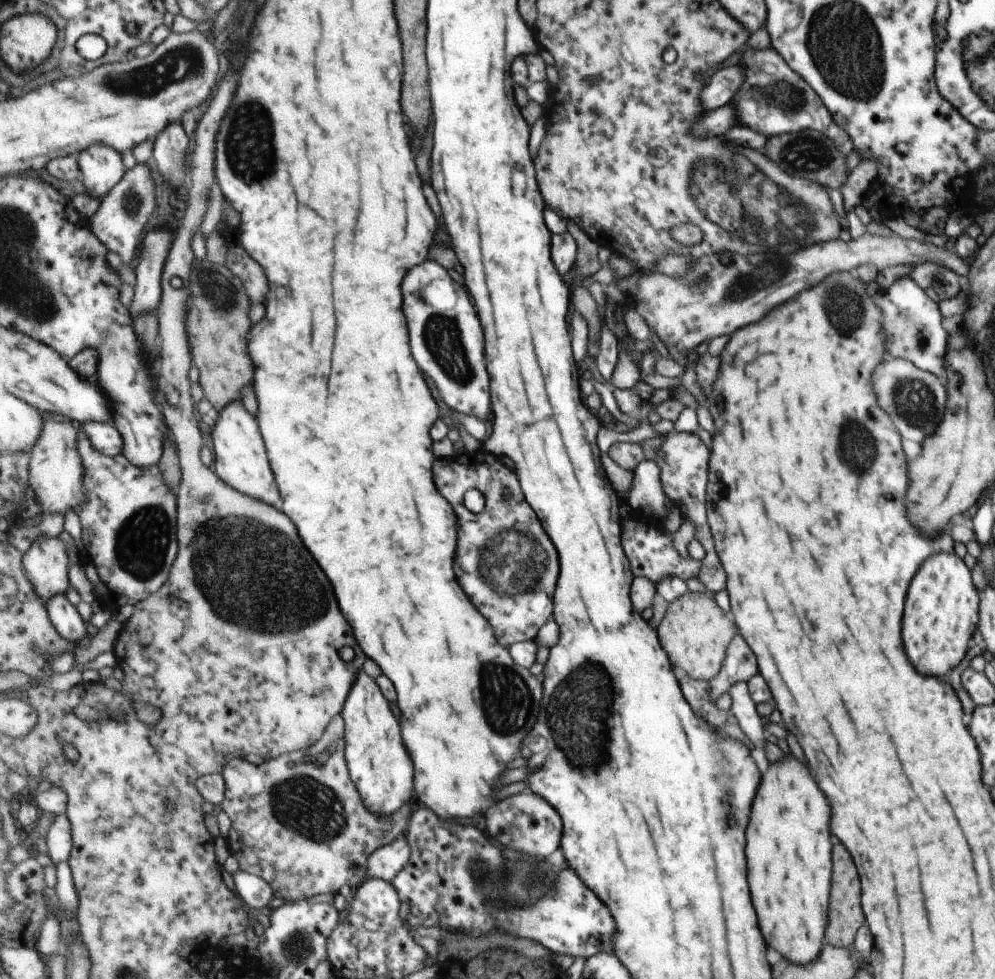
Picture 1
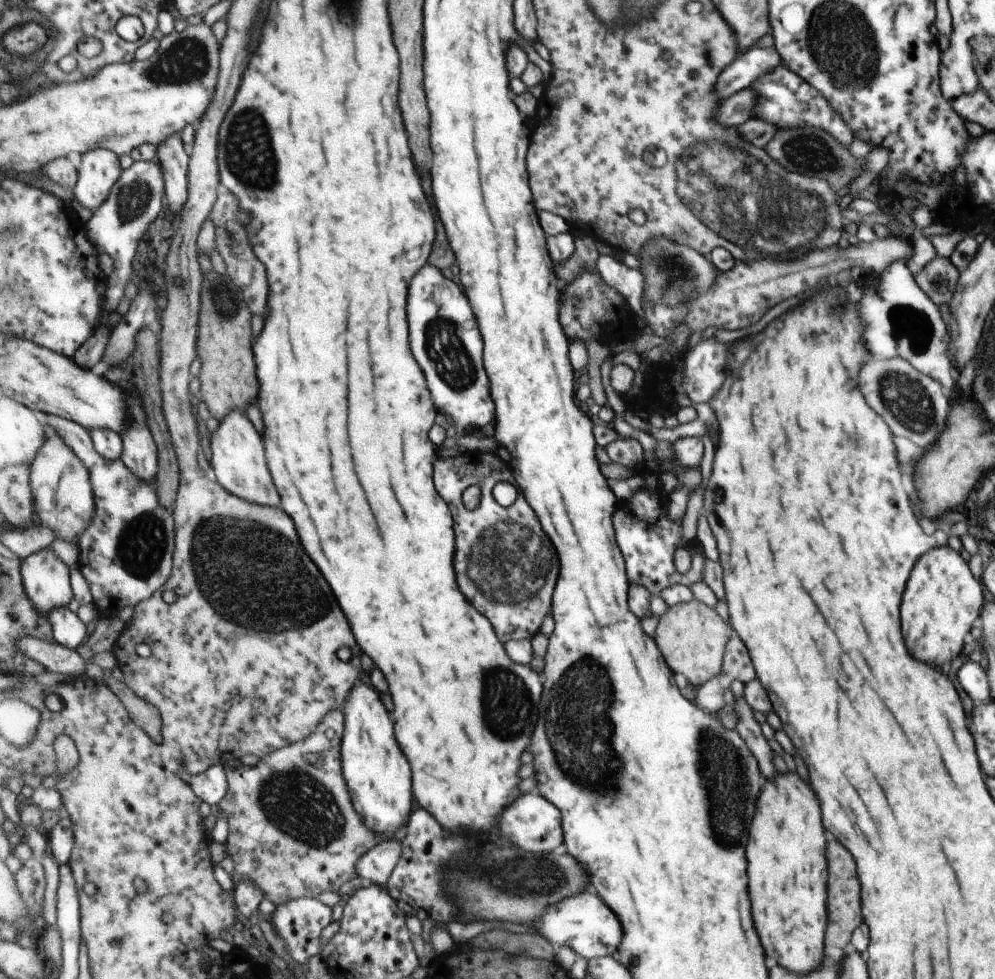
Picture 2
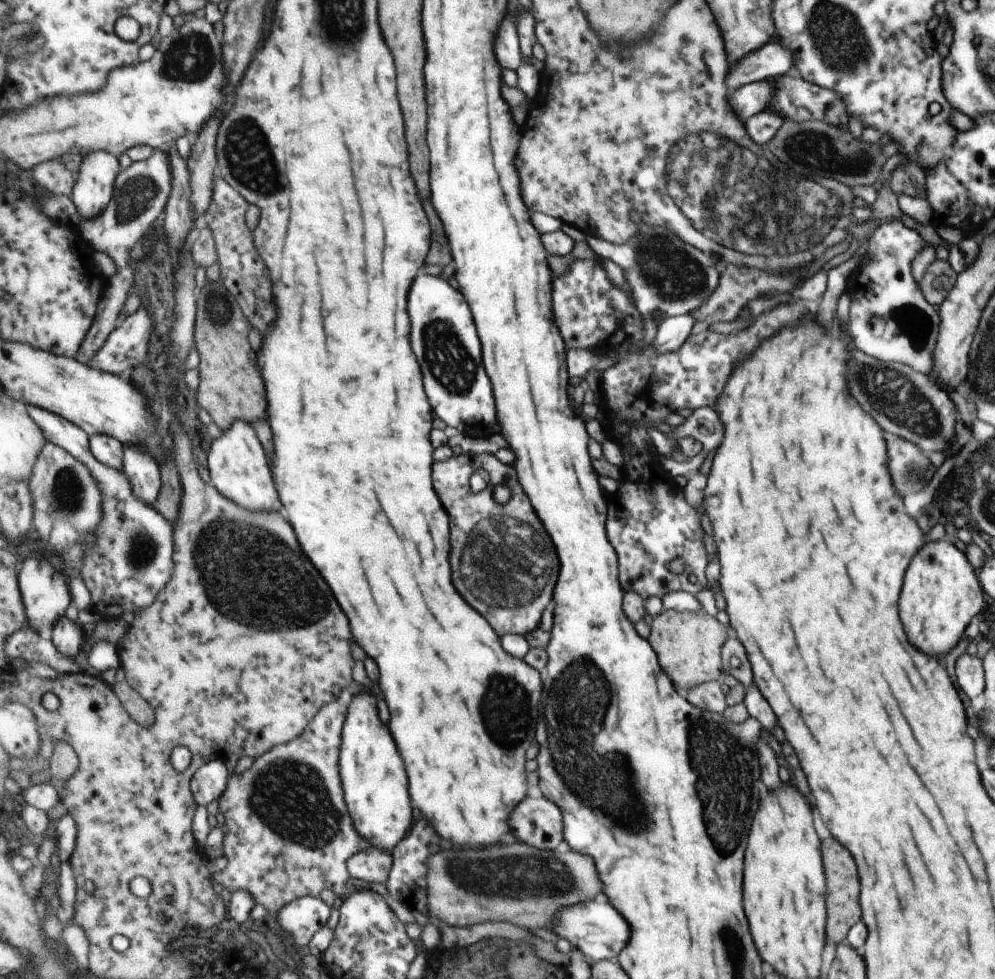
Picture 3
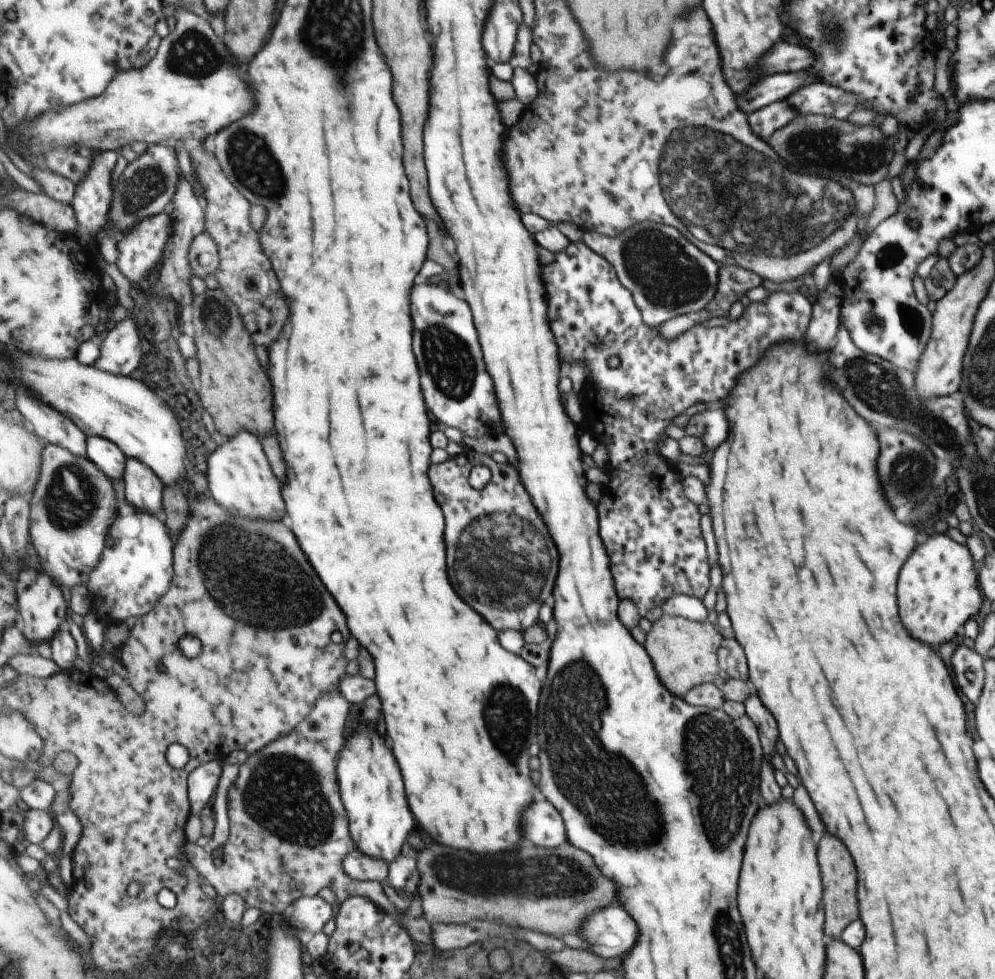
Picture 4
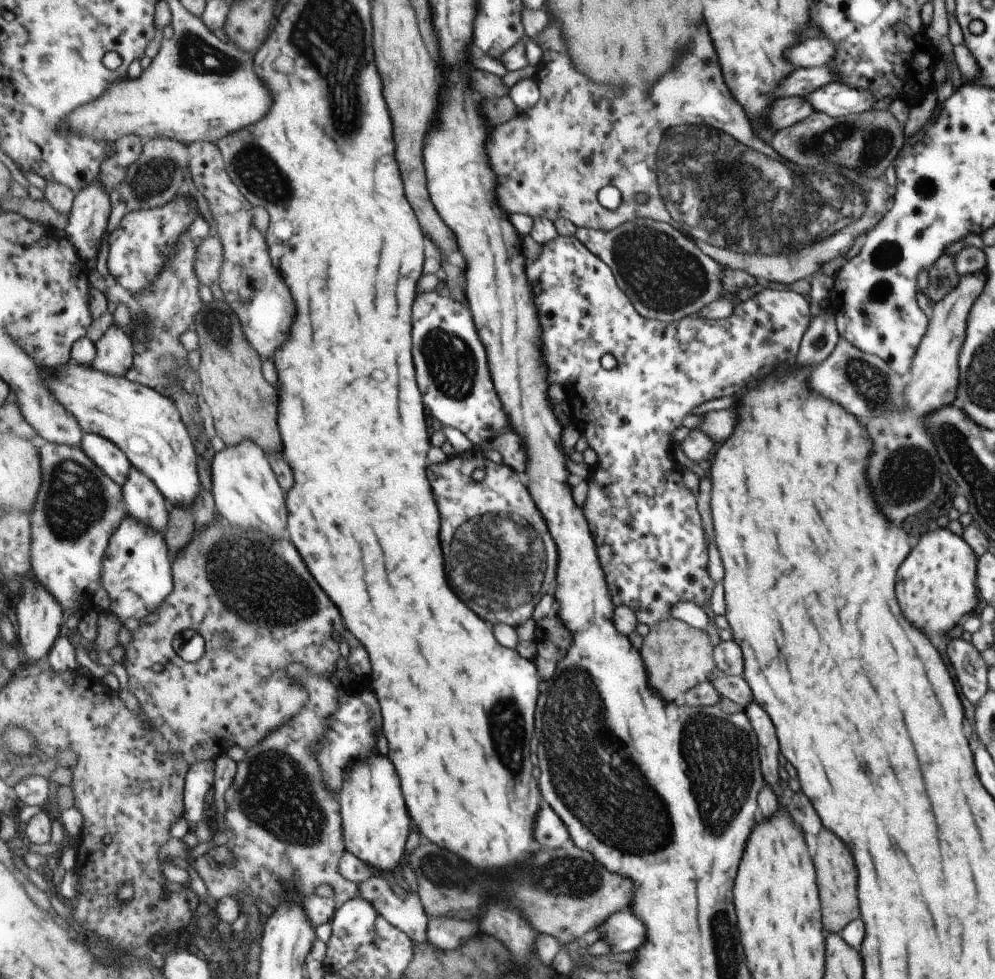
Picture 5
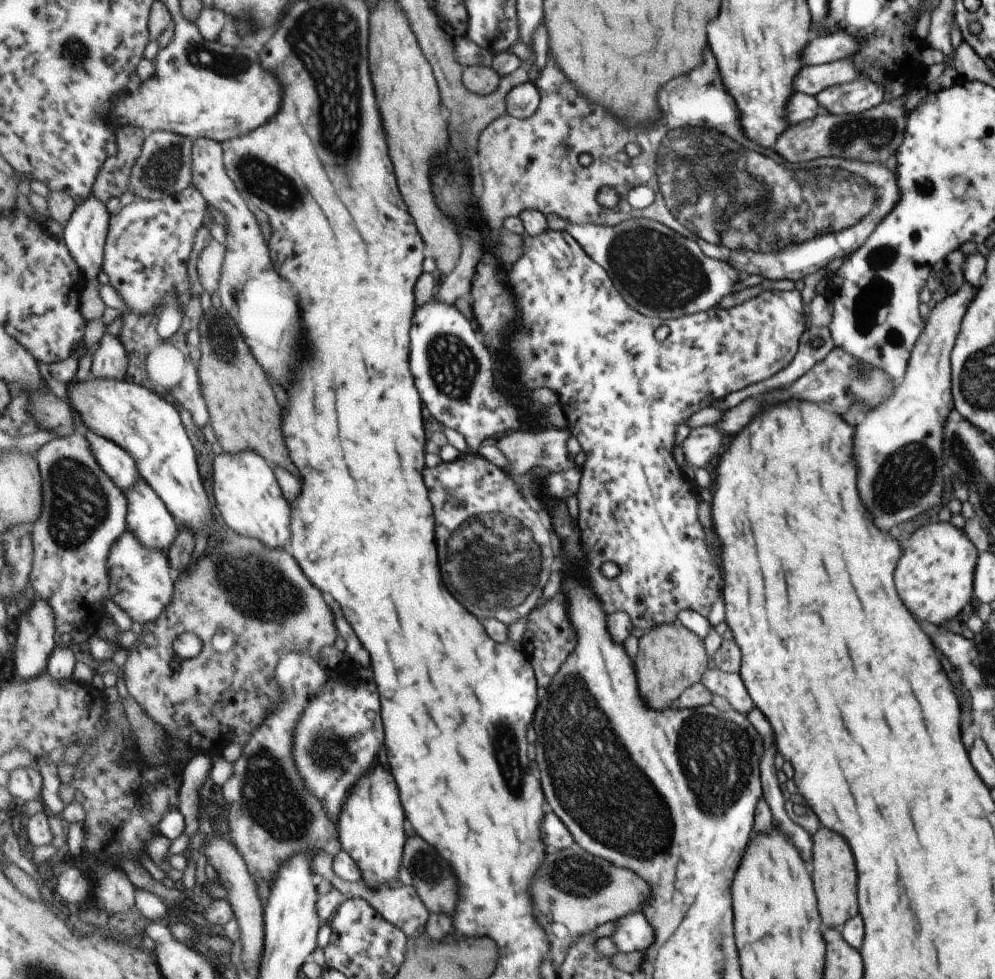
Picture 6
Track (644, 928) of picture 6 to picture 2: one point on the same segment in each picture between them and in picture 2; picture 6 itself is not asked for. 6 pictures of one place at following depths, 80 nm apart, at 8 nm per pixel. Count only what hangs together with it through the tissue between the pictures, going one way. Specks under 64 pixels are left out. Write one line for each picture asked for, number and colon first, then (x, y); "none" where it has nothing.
2: (583, 922)
3: (595, 927)
4: (610, 932)
5: (623, 932)

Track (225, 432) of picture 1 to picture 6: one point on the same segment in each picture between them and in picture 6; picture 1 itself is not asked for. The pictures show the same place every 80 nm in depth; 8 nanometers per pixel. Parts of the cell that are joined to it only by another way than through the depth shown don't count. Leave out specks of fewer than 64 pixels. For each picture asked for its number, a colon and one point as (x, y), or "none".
2: (238, 458)
3: (239, 468)
4: (240, 476)
5: (246, 491)
6: (248, 498)

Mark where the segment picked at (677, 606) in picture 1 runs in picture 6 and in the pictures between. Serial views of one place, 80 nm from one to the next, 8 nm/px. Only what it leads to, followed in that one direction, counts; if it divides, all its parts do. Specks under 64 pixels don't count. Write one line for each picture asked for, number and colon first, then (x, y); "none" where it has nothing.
2: (692, 637)
3: (688, 644)
4: (683, 652)
5: (677, 656)
6: (671, 658)

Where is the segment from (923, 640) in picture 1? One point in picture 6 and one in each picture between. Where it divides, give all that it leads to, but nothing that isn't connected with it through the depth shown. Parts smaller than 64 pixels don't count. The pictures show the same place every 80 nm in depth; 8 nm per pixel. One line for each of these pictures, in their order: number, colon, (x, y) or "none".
2: (941, 600)
3: (939, 581)
4: (937, 581)
5: (935, 585)
6: (933, 578)

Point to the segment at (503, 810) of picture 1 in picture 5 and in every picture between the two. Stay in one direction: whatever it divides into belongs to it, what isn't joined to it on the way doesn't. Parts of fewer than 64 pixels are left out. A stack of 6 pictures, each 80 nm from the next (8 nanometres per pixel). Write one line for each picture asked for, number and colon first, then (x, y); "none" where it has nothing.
2: (531, 822)
3: (539, 822)
4: (543, 825)
5: (550, 830)

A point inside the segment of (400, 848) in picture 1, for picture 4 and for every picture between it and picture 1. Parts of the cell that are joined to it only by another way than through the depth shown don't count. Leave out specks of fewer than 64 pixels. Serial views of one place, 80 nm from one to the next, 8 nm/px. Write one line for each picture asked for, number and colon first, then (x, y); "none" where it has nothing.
2: (377, 865)
3: (374, 865)
4: (361, 867)

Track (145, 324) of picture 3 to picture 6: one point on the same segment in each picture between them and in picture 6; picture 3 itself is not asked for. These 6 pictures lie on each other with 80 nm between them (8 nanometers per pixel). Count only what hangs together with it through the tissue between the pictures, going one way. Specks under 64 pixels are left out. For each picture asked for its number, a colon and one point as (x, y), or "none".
4: (121, 352)
5: (116, 351)
6: (110, 360)

